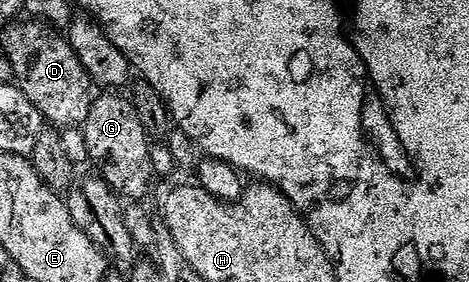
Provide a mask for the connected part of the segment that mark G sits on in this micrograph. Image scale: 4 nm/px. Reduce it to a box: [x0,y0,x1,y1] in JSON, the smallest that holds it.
[83,91,153,199]

